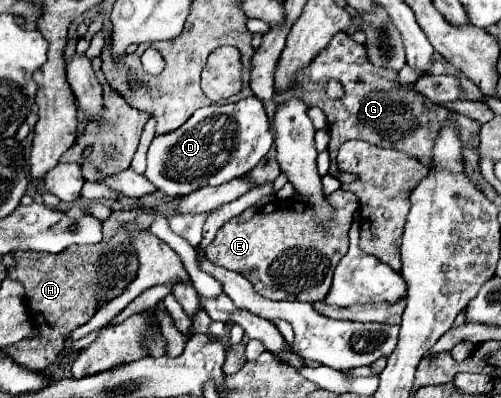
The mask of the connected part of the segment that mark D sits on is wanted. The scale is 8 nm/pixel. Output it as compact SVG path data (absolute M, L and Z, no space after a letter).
M247 97L237 103L209 105L197 109L179 129L155 135L147 153L145 177L165 195L189 195L205 185L221 185L233 177L247 175L271 149L269 119L263 101Z

